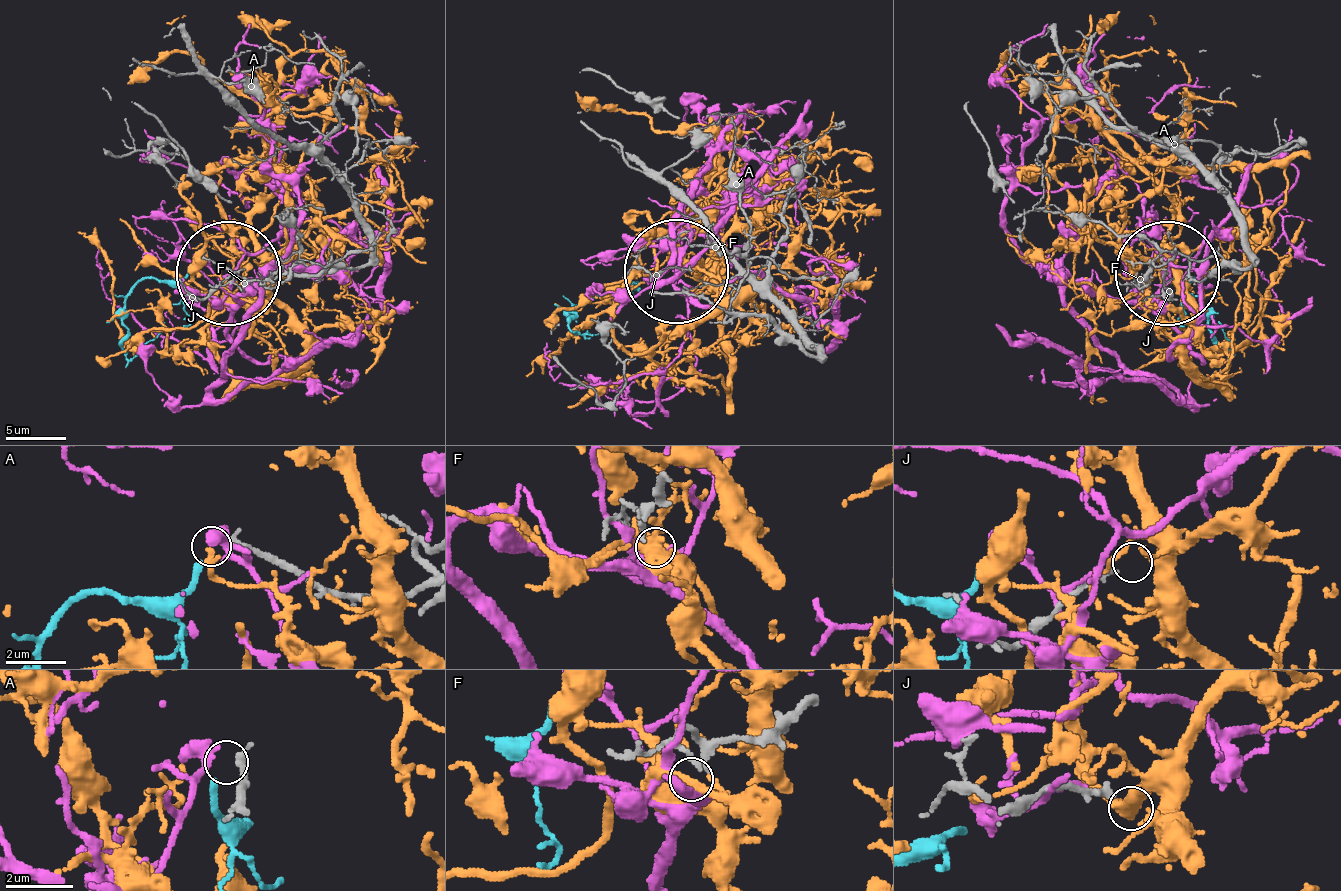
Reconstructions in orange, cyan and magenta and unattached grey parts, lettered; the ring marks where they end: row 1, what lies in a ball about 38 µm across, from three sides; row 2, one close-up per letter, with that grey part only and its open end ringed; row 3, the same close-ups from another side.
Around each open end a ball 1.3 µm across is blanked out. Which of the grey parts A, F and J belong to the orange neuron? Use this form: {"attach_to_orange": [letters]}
{"attach_to_orange": []}

